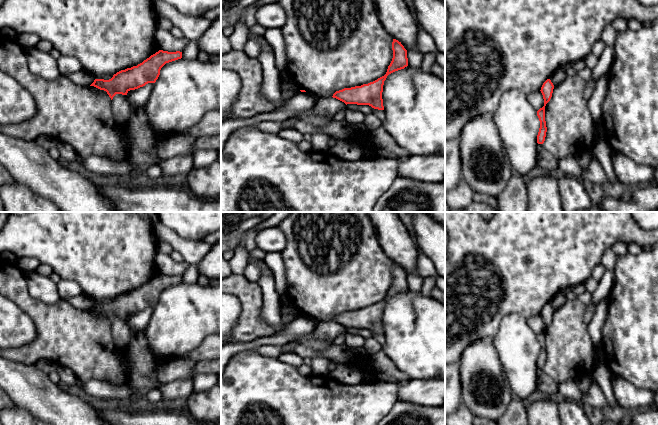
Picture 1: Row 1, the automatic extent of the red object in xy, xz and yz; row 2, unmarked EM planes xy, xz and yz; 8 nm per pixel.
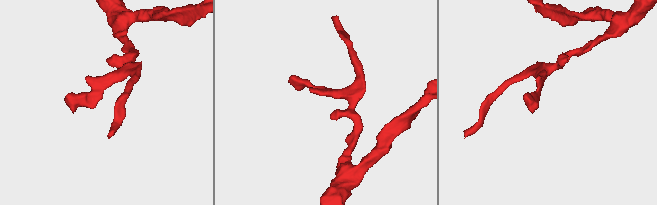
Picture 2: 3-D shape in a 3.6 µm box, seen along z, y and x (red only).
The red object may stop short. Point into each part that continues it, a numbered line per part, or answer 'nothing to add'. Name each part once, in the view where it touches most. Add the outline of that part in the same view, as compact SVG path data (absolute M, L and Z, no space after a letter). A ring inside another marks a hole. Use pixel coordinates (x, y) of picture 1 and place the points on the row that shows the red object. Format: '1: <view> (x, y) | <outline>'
nothing to add

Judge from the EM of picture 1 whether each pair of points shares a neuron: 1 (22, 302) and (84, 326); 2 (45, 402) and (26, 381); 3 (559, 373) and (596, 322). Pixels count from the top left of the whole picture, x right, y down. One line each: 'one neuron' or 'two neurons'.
1: one neuron
2: one neuron
3: two neurons

